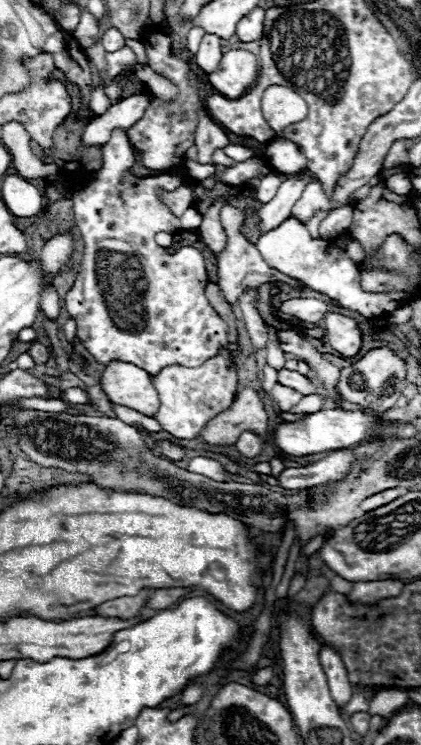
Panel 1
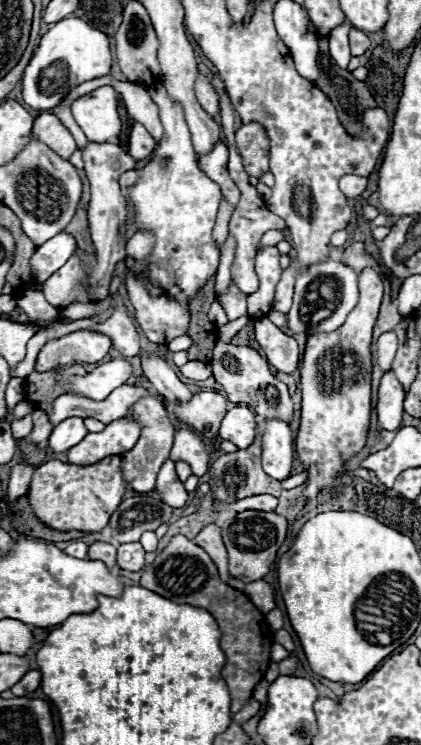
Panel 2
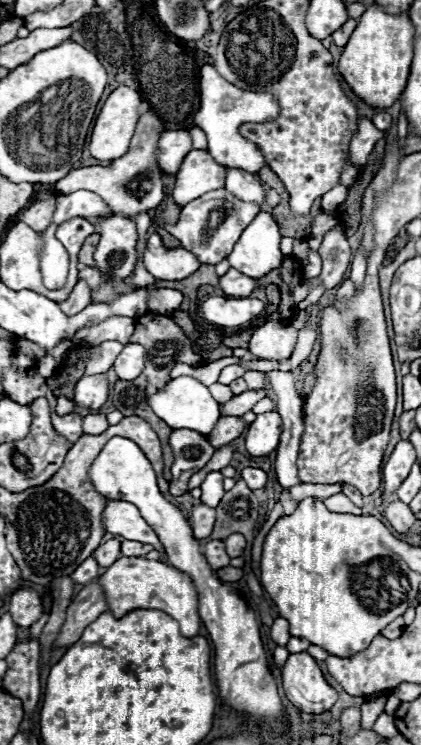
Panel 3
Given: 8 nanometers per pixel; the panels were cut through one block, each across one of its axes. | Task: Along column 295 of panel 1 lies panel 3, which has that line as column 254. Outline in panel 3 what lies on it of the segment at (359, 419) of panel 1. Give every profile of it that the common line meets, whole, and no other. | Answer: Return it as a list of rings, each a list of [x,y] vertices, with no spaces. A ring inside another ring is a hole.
[[[278,412],[258,414],[246,432],[246,450],[252,456],[268,456],[278,448],[282,420]]]

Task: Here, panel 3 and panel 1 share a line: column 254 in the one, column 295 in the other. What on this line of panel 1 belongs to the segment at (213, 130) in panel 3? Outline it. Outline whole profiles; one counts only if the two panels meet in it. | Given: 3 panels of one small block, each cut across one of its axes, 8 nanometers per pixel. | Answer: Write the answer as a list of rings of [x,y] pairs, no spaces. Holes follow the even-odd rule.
[[[270,86],[262,96],[262,114],[272,130],[282,132],[286,126],[306,118],[308,106],[298,92],[286,86]],[[276,138],[268,144],[264,162],[282,174],[298,174],[306,168],[306,158],[302,150],[294,142],[284,138]]]

